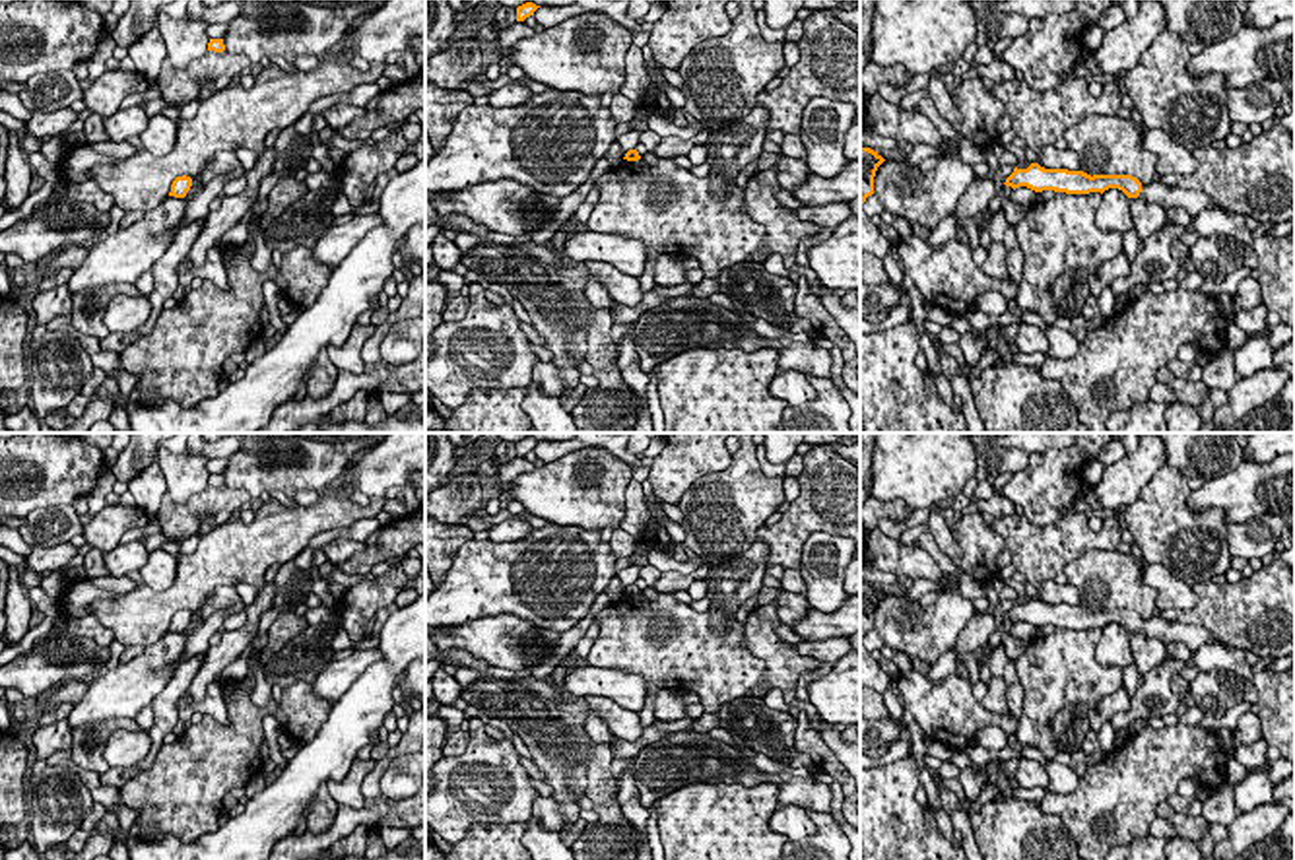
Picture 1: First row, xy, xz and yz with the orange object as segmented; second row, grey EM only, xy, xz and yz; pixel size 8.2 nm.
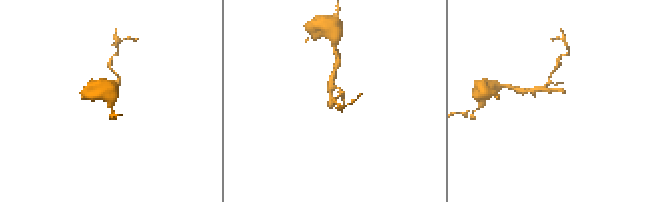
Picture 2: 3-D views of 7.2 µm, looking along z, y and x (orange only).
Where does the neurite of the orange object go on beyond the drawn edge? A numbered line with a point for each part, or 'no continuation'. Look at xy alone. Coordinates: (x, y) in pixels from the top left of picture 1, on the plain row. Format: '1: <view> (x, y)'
no continuation

